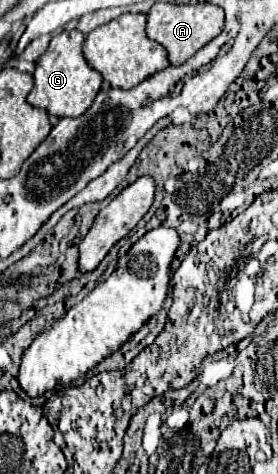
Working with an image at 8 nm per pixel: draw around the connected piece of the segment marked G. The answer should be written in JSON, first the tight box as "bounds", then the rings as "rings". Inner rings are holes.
{"bounds":[27,30,103,118],"rings":[[[79,30],[61,32],[51,38],[47,52],[35,62],[35,72],[33,72],[35,86],[27,96],[27,102],[31,106],[41,108],[49,116],[57,116],[57,118],[65,118],[65,116],[77,118],[89,110],[89,106],[93,104],[99,92],[103,78],[97,70],[87,66],[81,52],[83,42],[85,42],[85,36]]]}

